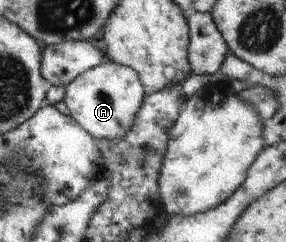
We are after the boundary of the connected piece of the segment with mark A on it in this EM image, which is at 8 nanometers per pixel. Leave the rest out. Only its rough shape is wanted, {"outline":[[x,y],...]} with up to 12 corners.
{"outline":[[105,60],[64,87],[95,139],[121,139],[145,91],[132,68]]}

